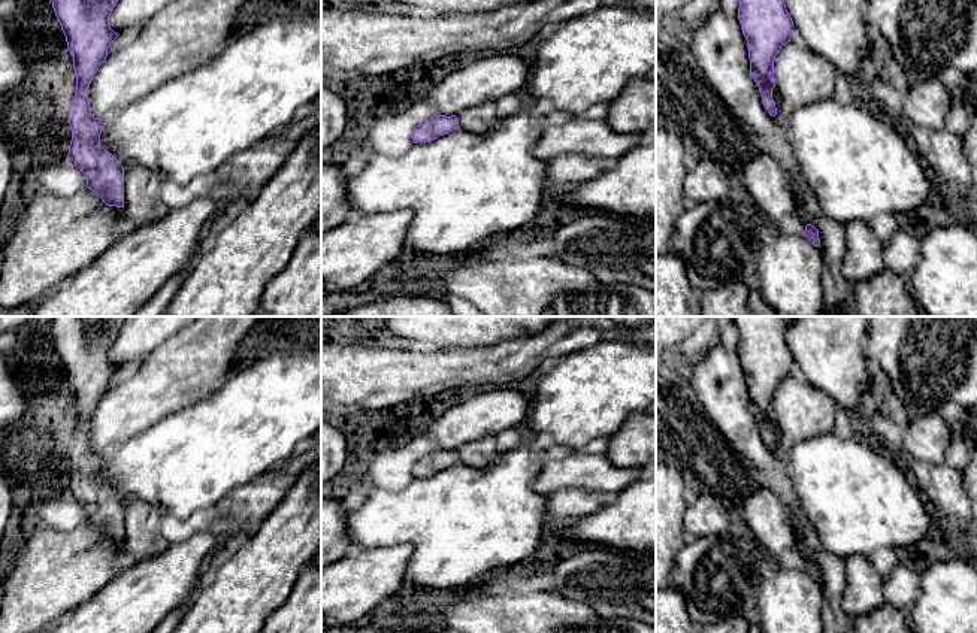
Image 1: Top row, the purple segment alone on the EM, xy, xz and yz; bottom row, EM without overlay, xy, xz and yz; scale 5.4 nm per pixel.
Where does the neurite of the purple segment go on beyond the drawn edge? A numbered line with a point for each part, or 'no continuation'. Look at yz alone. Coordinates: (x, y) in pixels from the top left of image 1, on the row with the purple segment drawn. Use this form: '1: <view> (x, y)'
no continuation

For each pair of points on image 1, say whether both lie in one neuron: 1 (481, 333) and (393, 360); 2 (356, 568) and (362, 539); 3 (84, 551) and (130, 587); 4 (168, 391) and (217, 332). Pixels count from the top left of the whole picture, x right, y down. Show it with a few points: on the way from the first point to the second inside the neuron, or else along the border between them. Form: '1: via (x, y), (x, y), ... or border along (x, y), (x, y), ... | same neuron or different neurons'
1: border along (426, 345), (472, 347) | different neurons
2: border along (395, 544), (360, 550) | different neurons
3: border along (120, 571), (88, 597) | different neurons
4: via (177, 376), (206, 347) | same neuron

